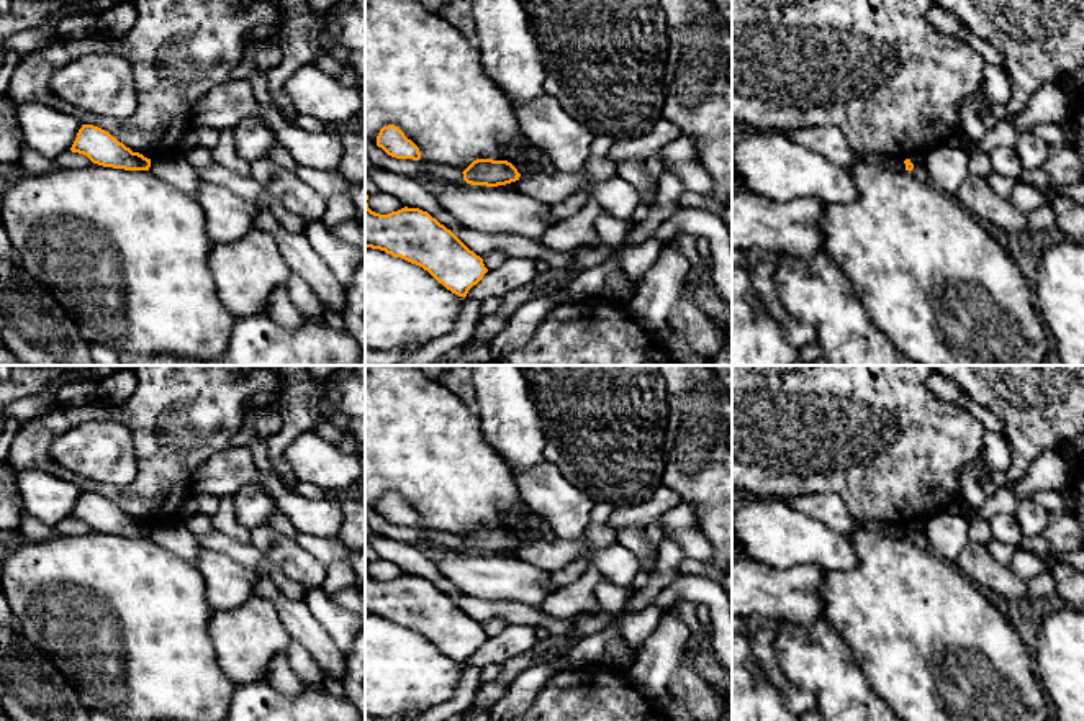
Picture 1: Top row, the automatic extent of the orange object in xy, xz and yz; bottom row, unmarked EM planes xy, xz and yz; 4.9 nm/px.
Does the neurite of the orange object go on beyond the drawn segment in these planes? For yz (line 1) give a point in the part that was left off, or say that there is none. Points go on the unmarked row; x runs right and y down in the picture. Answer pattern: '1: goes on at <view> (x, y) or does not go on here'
1: does not go on here

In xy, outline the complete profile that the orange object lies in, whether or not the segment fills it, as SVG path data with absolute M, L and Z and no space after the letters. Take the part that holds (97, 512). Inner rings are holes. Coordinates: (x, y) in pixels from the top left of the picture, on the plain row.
M82 492L70 518L84 521L103 534L124 537L149 537L151 534L151 526L133 519L108 498L93 492Z

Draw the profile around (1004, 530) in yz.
M994 515L989 519L991 536L994 542L1020 547L1023 537L1020 528L1015 523L1014 515Z

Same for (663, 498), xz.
M662 485L647 503L627 508L616 508L609 516L607 523L616 531L629 524L639 524L647 528L678 503L680 497L673 490Z

